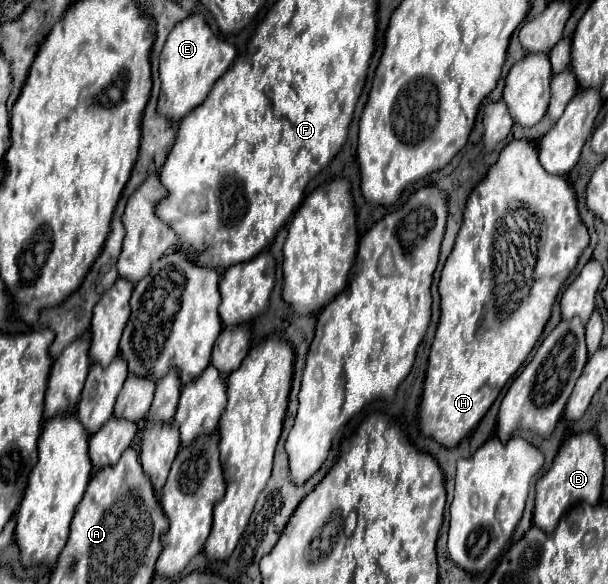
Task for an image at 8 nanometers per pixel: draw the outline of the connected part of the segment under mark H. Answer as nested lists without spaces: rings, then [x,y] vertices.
[[[513,140],[509,142],[501,154],[499,160],[489,168],[485,180],[471,192],[469,200],[467,200],[467,208],[463,214],[463,226],[457,234],[455,246],[443,266],[443,274],[441,274],[441,282],[439,282],[439,294],[441,294],[441,320],[439,320],[439,328],[435,334],[435,340],[431,344],[431,362],[427,366],[427,376],[425,376],[425,386],[423,386],[423,396],[421,396],[421,406],[419,406],[419,418],[421,418],[421,434],[429,436],[433,440],[437,440],[439,444],[453,448],[457,446],[469,432],[473,432],[473,428],[479,424],[479,420],[485,416],[485,412],[489,410],[489,406],[495,402],[495,398],[499,396],[499,392],[503,390],[503,386],[507,384],[507,380],[519,370],[519,366],[527,360],[529,352],[535,348],[549,316],[551,316],[551,308],[553,302],[561,290],[561,286],[565,284],[565,280],[569,278],[569,274],[573,272],[581,252],[585,250],[585,246],[589,244],[589,232],[583,226],[579,212],[577,212],[577,198],[575,192],[571,188],[571,184],[567,182],[565,176],[551,176],[543,170],[543,166],[537,160],[537,148],[527,142],[527,140]]]

